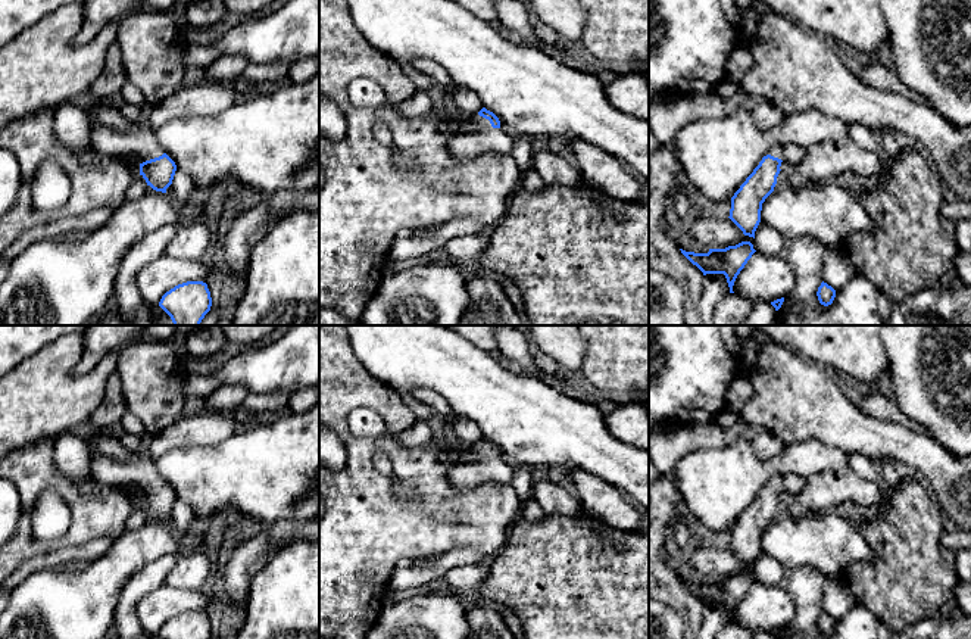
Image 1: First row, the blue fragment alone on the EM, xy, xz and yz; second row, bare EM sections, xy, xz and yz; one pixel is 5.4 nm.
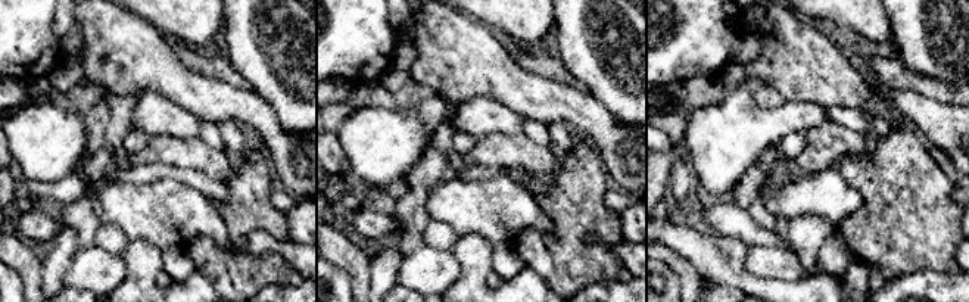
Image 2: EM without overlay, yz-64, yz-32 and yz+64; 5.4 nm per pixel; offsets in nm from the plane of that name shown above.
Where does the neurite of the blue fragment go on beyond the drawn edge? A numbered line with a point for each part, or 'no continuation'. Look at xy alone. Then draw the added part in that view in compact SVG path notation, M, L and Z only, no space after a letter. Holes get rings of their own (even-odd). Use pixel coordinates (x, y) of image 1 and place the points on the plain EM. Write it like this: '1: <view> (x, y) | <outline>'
1: xy (139, 476) | M144 433L132 462L118 462L104 455L94 453L91 479L109 487L125 487L135 493L162 486L165 481L157 474L156 462L149 458L152 436Z

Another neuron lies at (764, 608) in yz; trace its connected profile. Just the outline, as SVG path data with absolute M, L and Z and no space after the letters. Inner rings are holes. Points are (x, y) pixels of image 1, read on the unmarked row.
M755 582L737 605L733 621L753 633L771 633L786 627L794 615L794 599L786 587Z

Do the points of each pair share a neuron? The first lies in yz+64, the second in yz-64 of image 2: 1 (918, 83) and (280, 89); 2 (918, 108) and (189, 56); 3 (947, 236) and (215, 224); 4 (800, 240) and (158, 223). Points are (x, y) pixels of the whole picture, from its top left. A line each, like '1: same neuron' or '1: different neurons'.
1: different neurons
2: different neurons
3: different neurons
4: different neurons

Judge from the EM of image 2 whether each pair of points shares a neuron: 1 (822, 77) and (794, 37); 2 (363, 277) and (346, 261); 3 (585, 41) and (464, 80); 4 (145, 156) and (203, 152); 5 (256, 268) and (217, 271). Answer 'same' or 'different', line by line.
1: same
2: same
3: different
4: same
5: same

